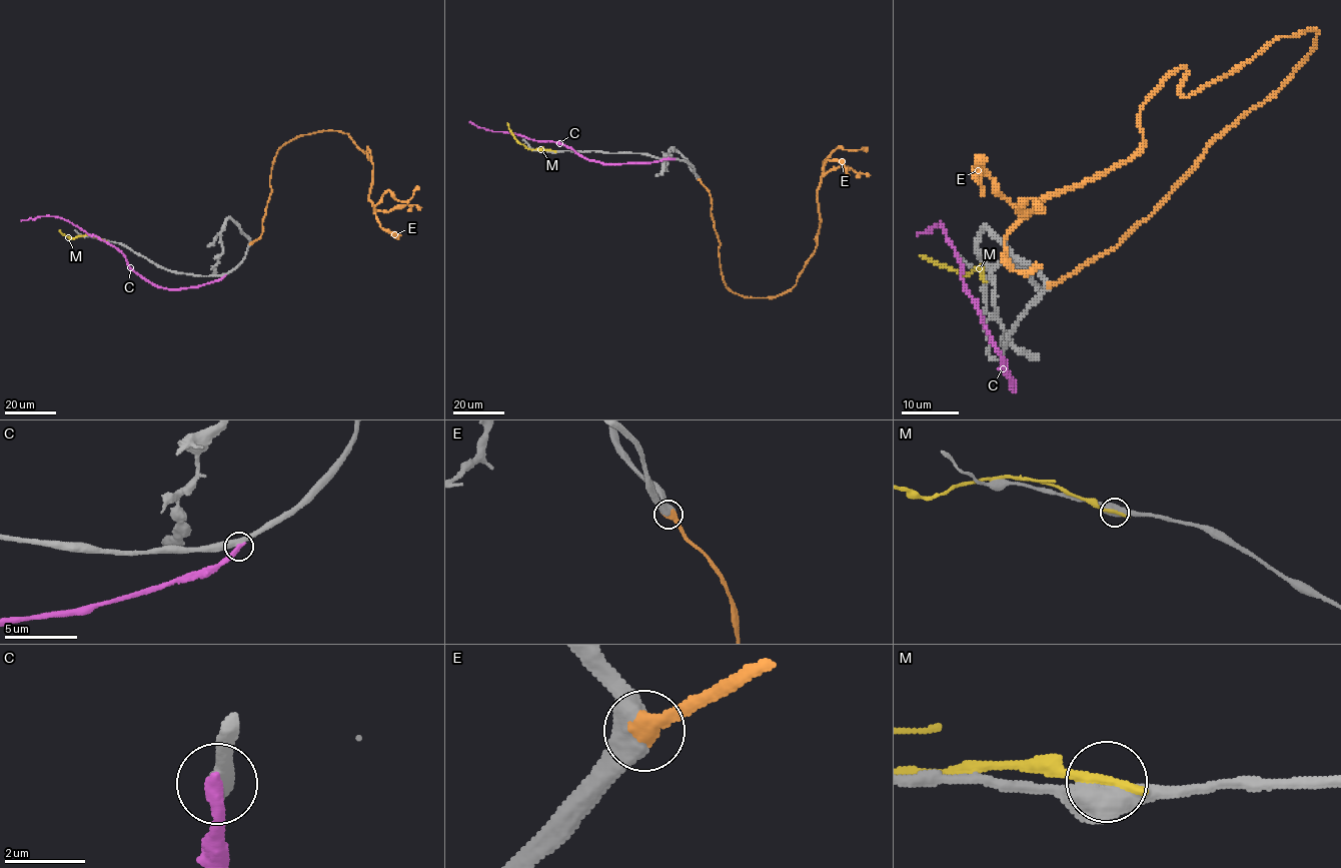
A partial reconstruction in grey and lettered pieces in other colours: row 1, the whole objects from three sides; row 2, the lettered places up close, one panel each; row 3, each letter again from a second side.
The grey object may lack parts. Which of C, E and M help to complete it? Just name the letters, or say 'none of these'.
E

